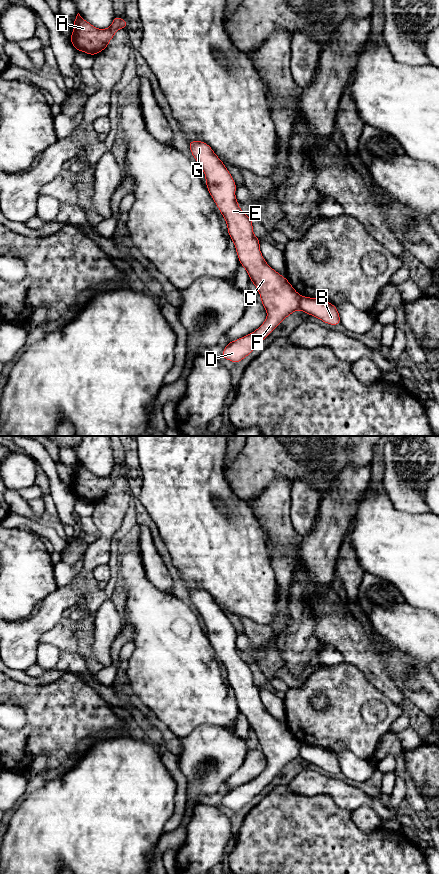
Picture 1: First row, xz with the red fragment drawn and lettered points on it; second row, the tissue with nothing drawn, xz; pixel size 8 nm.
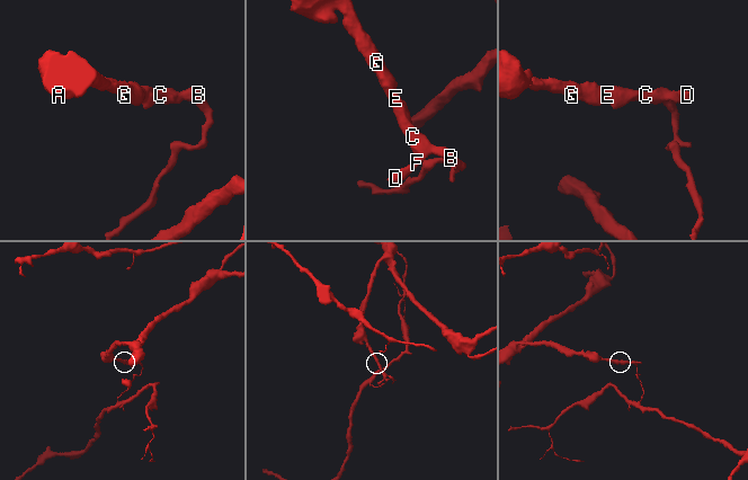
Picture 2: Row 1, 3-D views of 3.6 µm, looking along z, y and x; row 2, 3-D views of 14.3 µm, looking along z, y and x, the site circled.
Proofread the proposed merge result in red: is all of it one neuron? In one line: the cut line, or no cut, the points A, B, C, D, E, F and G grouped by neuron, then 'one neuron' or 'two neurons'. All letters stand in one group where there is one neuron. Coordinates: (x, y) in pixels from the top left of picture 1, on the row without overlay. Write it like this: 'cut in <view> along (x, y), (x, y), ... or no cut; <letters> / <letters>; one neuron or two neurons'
cut in xz along (302, 744), (299, 756); A C D E F G / B; two neurons

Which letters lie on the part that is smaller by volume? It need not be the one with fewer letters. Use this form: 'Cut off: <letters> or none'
Cut off: B

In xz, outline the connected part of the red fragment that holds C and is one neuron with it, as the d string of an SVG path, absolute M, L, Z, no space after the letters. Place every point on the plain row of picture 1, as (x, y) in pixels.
M197 588L188 590L188 593L204 619L211 645L226 668L239 710L255 732L267 759L267 766L258 777L229 790L224 796L222 806L238 811L249 804L286 765L300 757L302 744L263 706L260 688L253 680L253 669L240 657L235 644L237 633L224 611L207 591Z

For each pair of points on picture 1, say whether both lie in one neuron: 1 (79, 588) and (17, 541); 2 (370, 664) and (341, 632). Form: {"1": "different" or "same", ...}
{"1": "different", "2": "same"}

